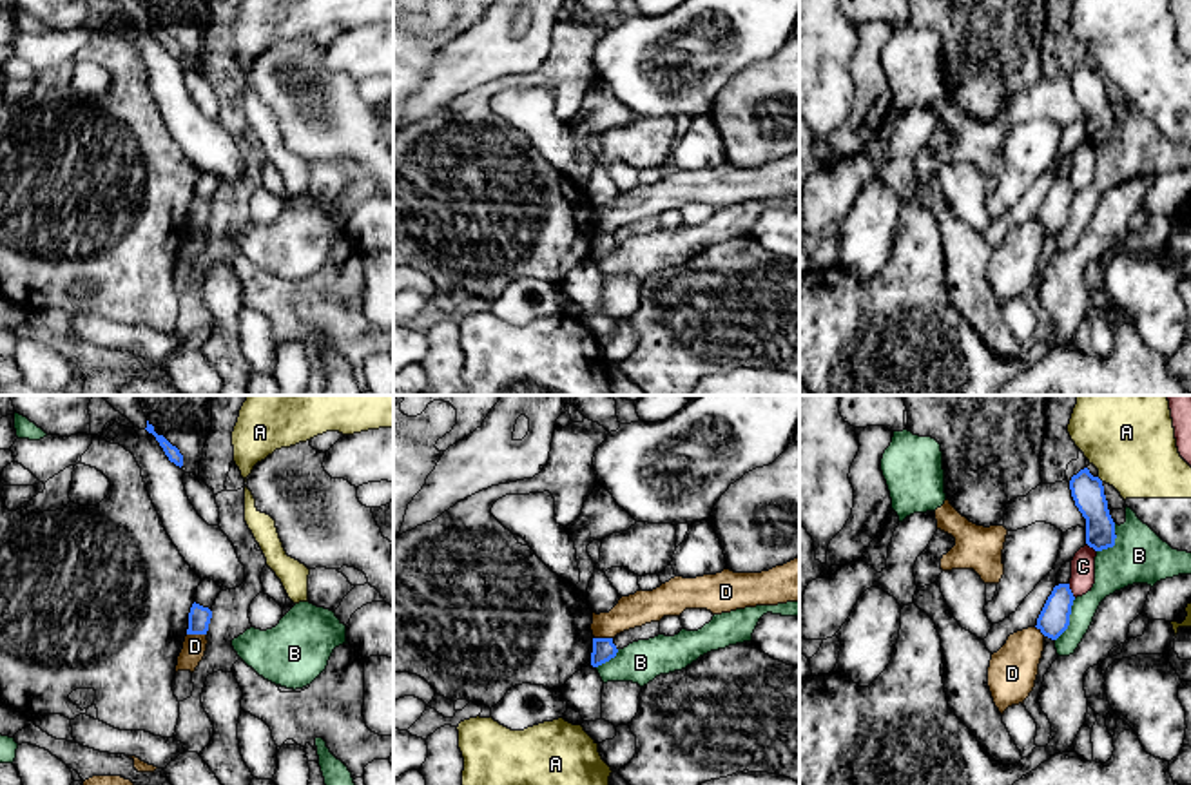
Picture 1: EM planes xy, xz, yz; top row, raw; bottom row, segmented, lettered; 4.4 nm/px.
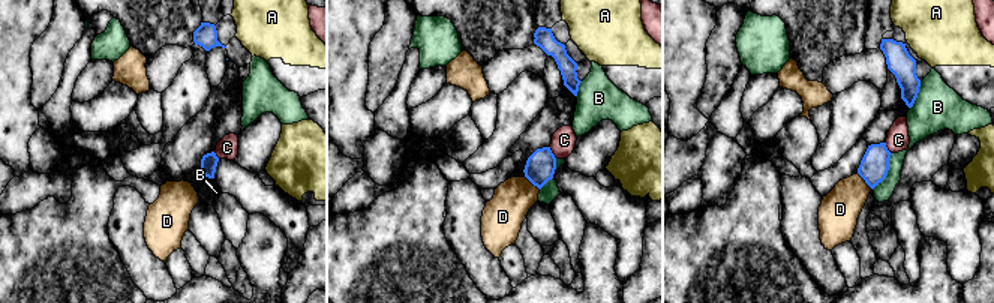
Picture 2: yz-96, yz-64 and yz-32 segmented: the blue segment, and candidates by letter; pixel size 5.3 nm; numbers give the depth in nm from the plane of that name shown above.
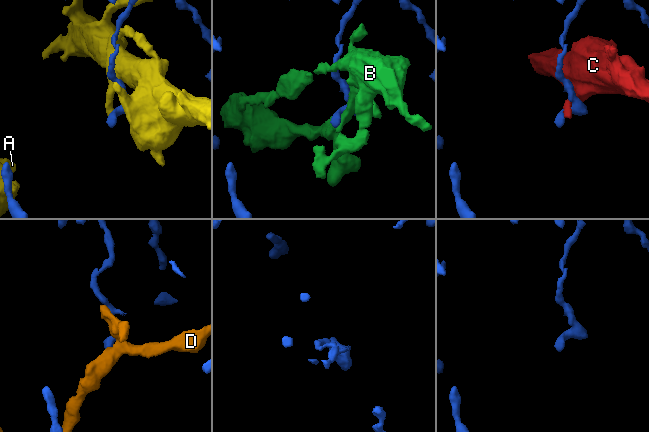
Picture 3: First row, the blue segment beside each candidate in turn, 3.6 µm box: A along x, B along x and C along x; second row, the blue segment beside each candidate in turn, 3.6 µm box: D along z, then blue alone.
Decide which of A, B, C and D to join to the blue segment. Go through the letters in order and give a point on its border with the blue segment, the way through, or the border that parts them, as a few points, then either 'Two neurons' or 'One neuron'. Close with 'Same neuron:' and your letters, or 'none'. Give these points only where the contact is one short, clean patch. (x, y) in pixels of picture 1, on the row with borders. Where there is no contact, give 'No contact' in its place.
A: Touches blue at yz (1099, 479). Boundary: yz (1097, 477), (1103, 481). Two neurons
B: Touches blue at yz (1068, 620). Two neurons
C: Touches blue at yz (1070, 591). Two neurons
D: Touches blue at xy (196, 633). Boundary: xy (187, 633), (205, 635). Two neurons
Same neuron: none

